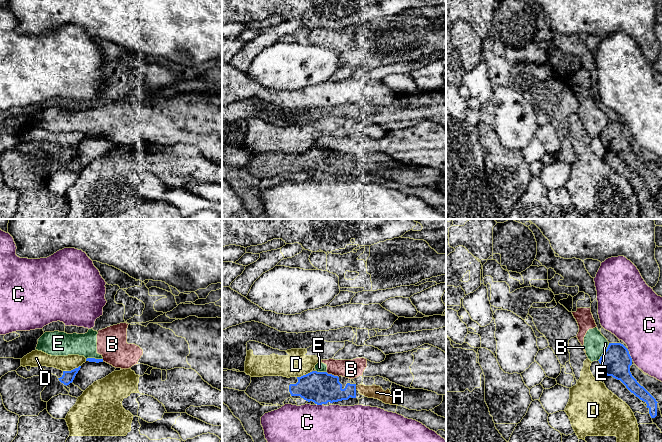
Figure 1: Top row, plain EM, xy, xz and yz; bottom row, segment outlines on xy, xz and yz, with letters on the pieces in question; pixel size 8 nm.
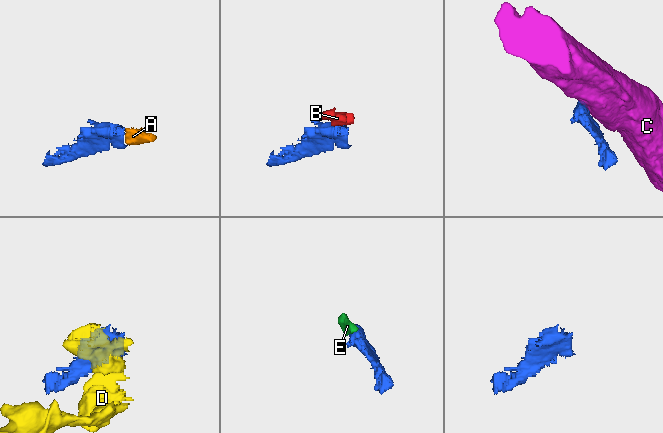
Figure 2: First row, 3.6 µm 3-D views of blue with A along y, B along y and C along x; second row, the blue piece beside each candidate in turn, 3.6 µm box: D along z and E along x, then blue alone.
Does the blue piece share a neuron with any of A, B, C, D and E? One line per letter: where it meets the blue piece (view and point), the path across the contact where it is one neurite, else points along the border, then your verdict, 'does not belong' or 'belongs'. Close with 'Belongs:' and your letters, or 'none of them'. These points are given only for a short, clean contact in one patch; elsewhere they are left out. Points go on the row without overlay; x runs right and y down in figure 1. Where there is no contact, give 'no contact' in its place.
A: xz (355, 164) | belongs
B: xz (332, 151) | along xz (326, 148), (338, 153) | does not belong
C: yz (630, 133) | along yz (629, 130), (632, 135) | does not belong
D: xy (71, 146) | along xy (80, 141), (63, 147) | does not belong
E: yz (604, 128) | along yz (609, 119), (597, 136) | does not belong
Belongs: A

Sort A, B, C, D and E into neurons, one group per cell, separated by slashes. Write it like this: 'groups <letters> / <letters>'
groups A / B E / C / D

